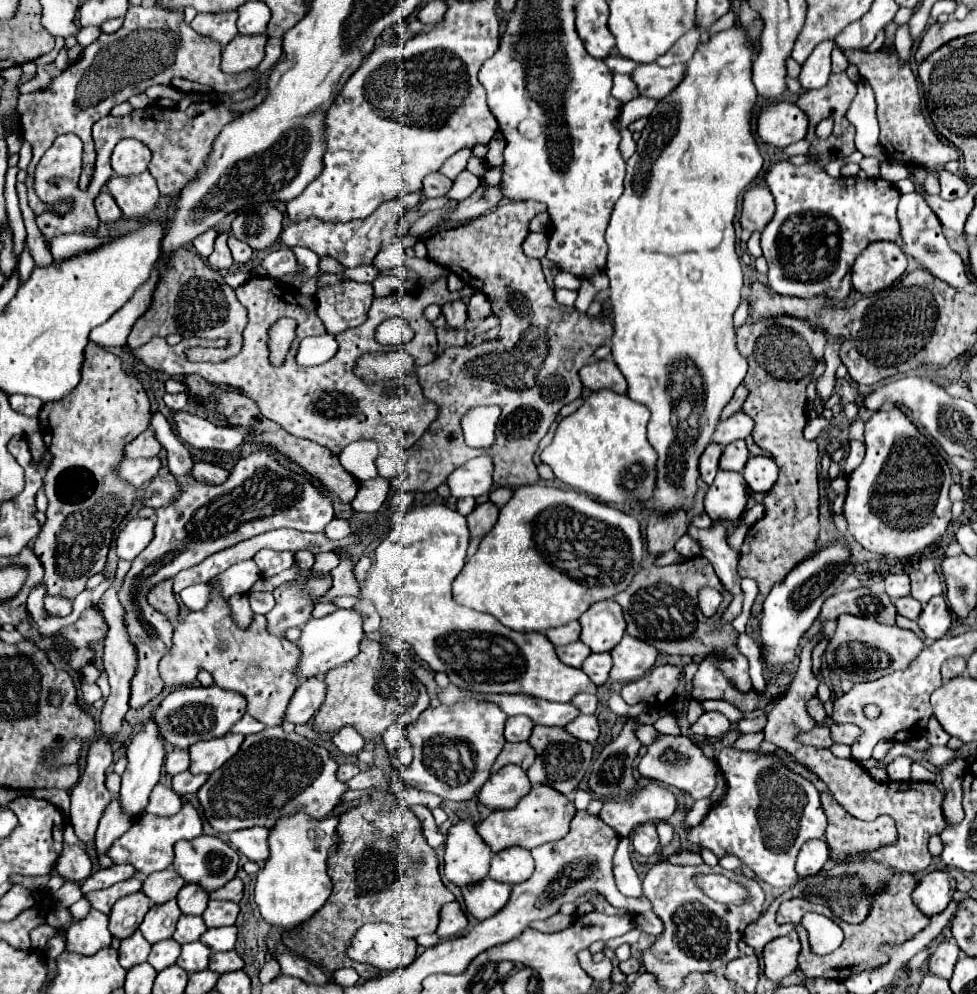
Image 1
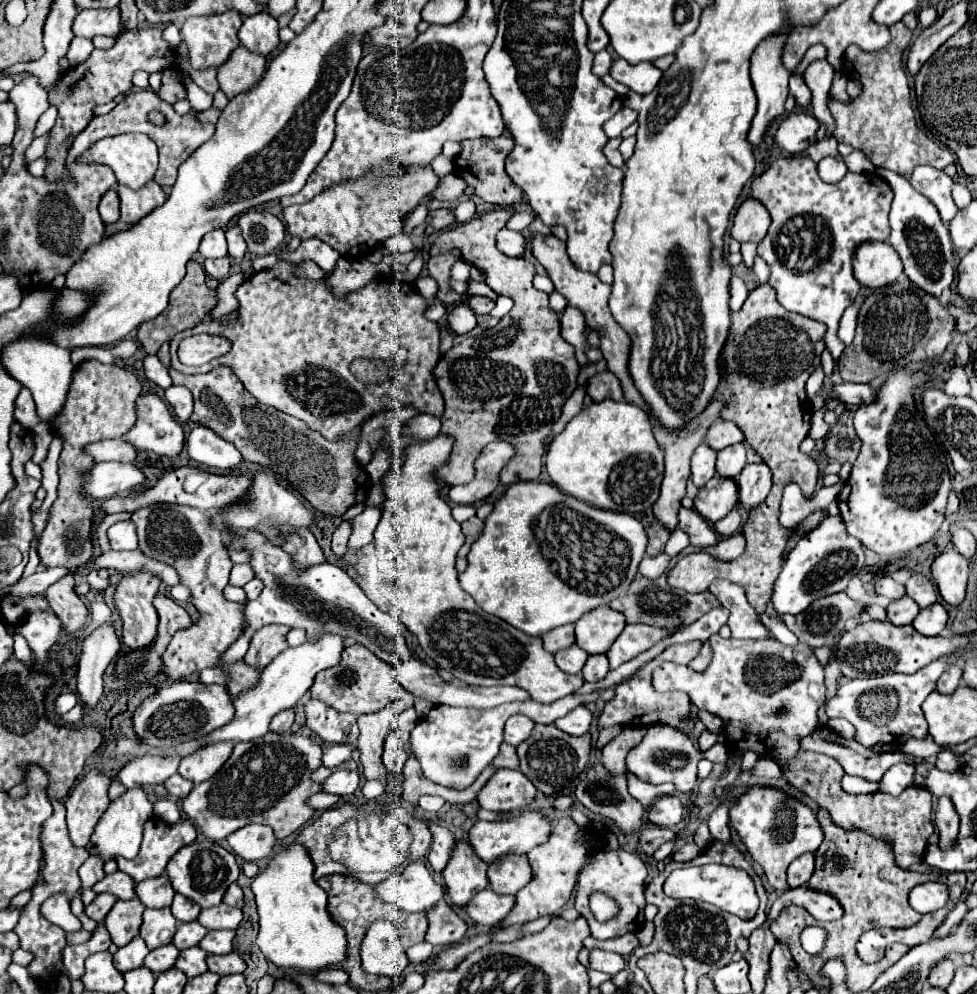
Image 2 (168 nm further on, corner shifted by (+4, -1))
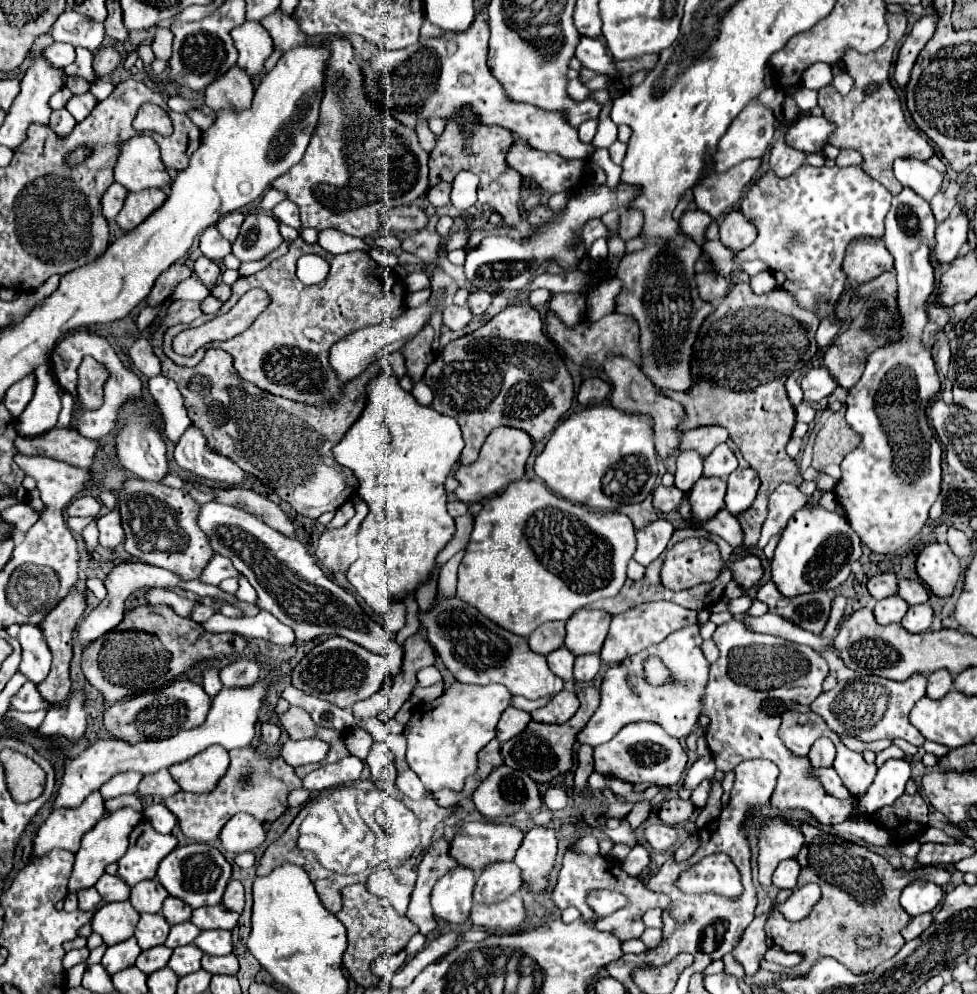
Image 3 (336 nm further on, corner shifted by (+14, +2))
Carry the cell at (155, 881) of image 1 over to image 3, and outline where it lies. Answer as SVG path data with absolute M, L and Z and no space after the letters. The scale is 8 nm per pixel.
M144 880L136 886L132 886L130 904L140 914L156 914L162 910L162 902L168 898L168 892L162 888L158 880Z

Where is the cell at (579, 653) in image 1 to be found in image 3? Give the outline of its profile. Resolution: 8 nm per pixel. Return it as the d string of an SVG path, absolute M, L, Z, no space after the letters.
M566 646L550 652L550 654L546 656L546 660L548 660L550 670L552 670L556 676L560 676L562 680L572 680L572 666L574 666L576 656L574 656Z

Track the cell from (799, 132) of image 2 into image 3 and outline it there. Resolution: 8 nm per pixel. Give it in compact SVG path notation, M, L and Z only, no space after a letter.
M802 114L786 132L786 144L802 152L822 152L834 134L834 122L828 122L824 116L816 118Z

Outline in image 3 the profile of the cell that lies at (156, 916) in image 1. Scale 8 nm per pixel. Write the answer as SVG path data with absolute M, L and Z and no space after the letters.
M142 914L134 936L142 950L150 950L158 944L164 944L168 932L170 932L170 924L162 914Z

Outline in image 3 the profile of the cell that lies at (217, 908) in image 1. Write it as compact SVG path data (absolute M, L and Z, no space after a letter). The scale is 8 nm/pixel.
M222 904L196 908L194 914L192 914L192 922L194 922L200 930L212 930L212 928L232 930L232 928L236 926L238 918L240 918L240 914L226 910Z

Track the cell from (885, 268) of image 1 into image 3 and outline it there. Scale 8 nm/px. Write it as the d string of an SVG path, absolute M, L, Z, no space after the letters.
M862 238L852 240L846 248L844 272L850 284L864 284L872 278L878 278L882 272L892 270L892 256L882 240Z

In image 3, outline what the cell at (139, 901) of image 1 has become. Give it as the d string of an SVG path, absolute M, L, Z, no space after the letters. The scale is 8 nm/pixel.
M110 902L94 914L92 928L102 936L106 946L114 946L134 934L138 920L140 914L132 908L130 902Z

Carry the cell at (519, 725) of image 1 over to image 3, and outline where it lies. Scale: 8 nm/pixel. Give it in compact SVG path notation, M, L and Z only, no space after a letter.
M508 706L504 712L502 712L502 718L496 726L496 738L504 744L508 742L512 736L518 736L526 724L530 722L530 714L524 712L524 710L518 710L514 706Z

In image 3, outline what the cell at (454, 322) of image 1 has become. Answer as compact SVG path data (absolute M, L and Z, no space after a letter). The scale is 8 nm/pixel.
M446 306L444 310L444 324L450 328L450 330L462 330L470 324L472 320L472 312L468 308L460 308L460 306Z

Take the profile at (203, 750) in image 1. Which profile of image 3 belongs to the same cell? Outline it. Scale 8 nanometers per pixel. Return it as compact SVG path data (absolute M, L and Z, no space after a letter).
M210 746L182 764L174 764L170 776L184 792L206 794L218 786L228 764L228 752L222 746Z

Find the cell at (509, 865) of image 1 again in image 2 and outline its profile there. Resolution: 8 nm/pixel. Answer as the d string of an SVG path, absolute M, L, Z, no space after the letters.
M502 855L488 867L488 881L498 895L516 895L532 879L526 855Z

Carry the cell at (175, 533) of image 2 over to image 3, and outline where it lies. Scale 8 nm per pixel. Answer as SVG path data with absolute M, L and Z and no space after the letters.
M108 460L104 464L104 476L100 478L98 486L110 492L112 486L118 486L118 512L122 516L122 524L126 530L124 548L130 556L154 566L174 570L184 580L200 578L202 570L214 556L214 550L210 548L208 536L196 524L200 504L192 500L186 490L174 490L160 482L132 478L126 472L126 468L122 468L114 460Z

